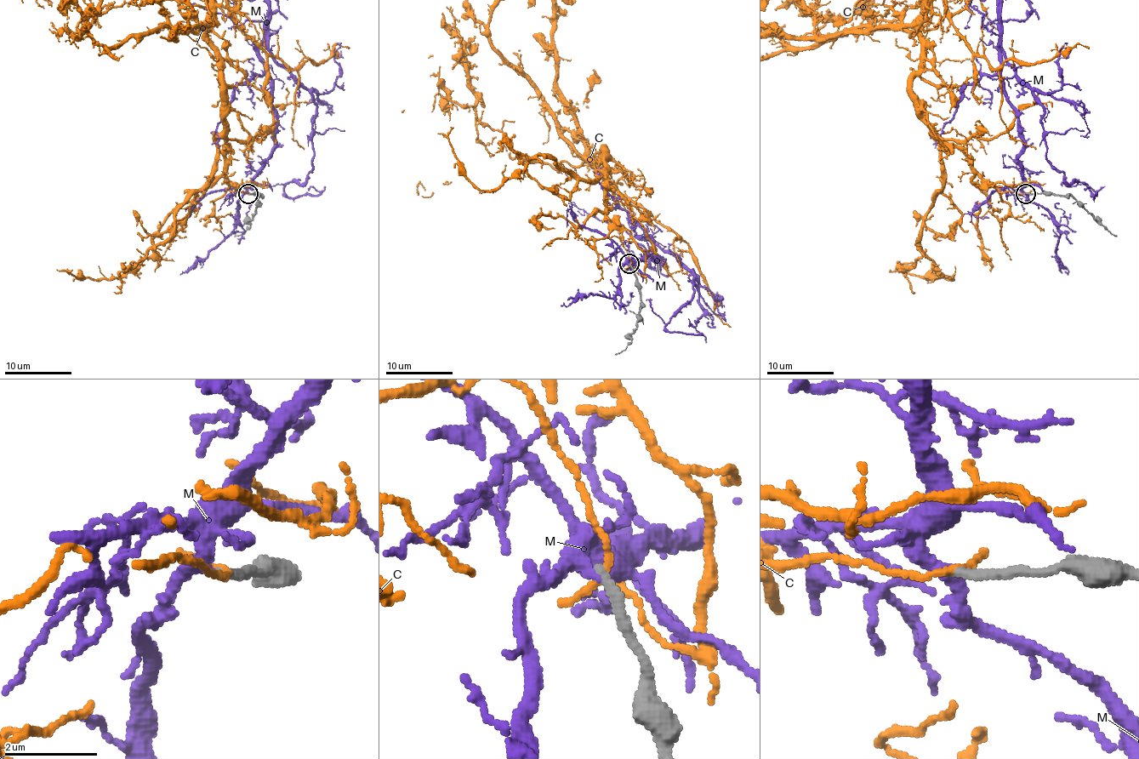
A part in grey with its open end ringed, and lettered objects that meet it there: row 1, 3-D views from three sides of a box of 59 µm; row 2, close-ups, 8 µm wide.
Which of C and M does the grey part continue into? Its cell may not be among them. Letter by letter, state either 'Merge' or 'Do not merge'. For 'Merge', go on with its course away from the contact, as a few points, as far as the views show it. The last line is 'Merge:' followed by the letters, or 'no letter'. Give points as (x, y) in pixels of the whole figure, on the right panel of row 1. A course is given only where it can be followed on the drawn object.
C: Do not merge
M: Do not merge
Merge: no letter

